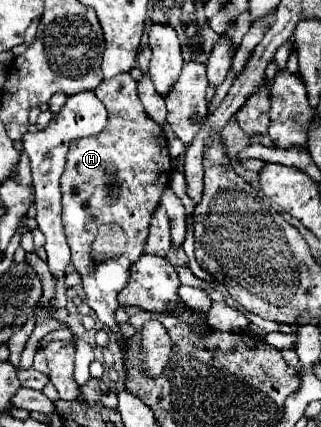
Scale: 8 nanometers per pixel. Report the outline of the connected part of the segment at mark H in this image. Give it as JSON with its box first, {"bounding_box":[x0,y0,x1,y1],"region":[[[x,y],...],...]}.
{"bounding_box":[59,74,171,350],"region":[[[117,74],[115,78],[103,80],[93,92],[105,100],[109,122],[101,134],[81,138],[69,146],[59,184],[63,226],[73,266],[81,274],[85,300],[113,332],[119,348],[125,350],[127,338],[115,320],[119,308],[117,294],[127,286],[131,262],[137,262],[143,254],[149,220],[171,178],[171,156],[163,128],[147,118],[137,98],[137,82],[131,74]]]}

